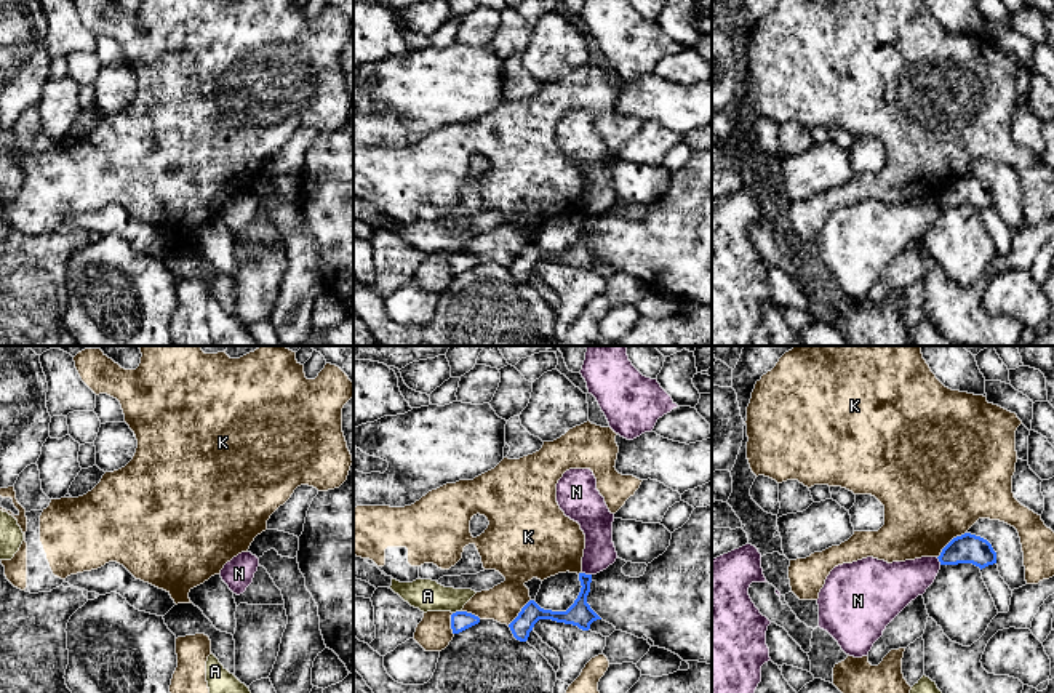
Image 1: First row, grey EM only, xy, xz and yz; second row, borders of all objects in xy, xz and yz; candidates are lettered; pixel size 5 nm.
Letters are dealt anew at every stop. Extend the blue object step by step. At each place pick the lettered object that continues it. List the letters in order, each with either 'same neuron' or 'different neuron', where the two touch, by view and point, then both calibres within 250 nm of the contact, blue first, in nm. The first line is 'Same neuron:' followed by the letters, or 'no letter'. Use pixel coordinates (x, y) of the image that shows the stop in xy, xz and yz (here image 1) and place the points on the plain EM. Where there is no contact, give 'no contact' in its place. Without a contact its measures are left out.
Same neuron: no letter
A: different neuron; contact xz (456, 253); calibres 100 and 160 nm
K: different neuron; contact yz (950, 183); calibres 150 and 480 nm
N: different neuron; contact xz (587, 216); calibres 120 and 160 nm

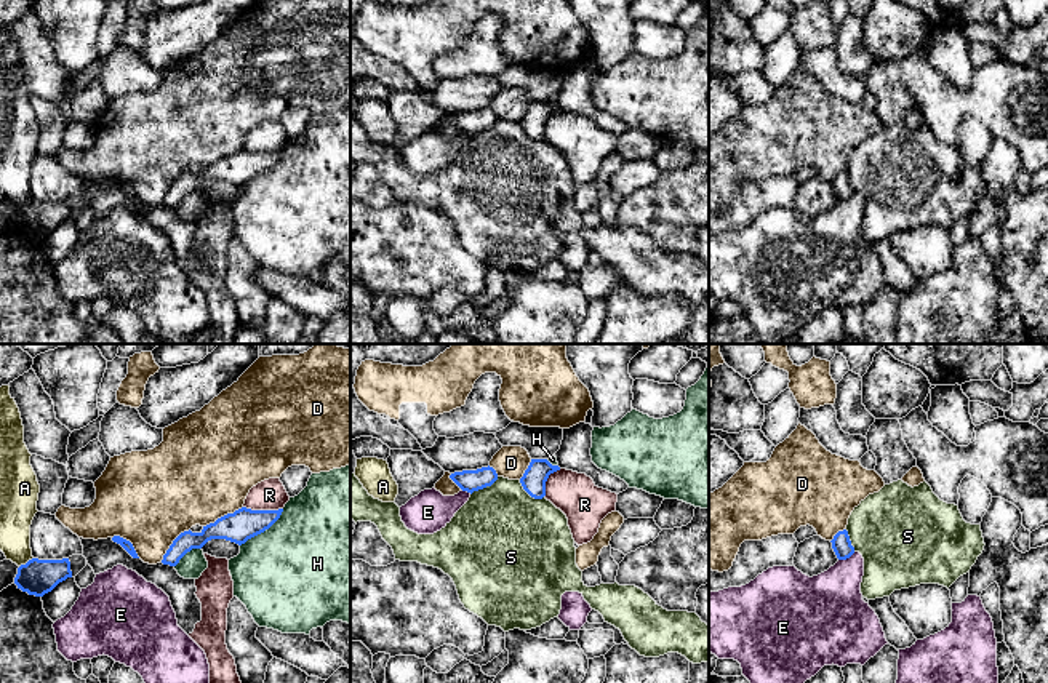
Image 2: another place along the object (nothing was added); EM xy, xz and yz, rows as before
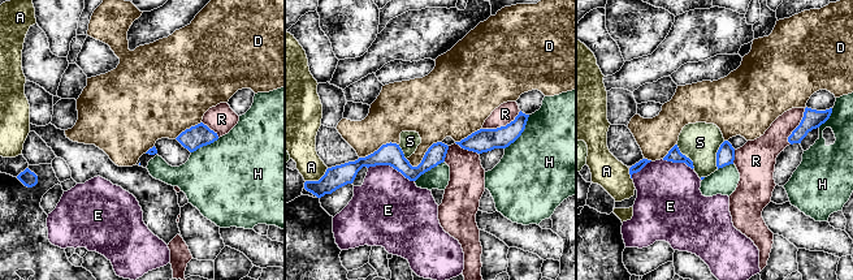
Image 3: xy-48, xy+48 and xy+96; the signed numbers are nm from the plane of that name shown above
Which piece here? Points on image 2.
Same neuron: no letter
A: different neuron; contact xy (28, 203); calibres 180 and 170 nm
D: different neuron; contact xy (224, 157); calibres 160 and 500 nm
E: different neuron; contact yz (847, 199); calibres 100 and 320 nm
H: different neuron; contact xy (263, 173); calibres 160 and 500 nm
R: different neuron; contact xy (263, 152); calibres 160 and 160 nm
S: different neuron; contact xz (484, 128); calibres 110 and 480 nm

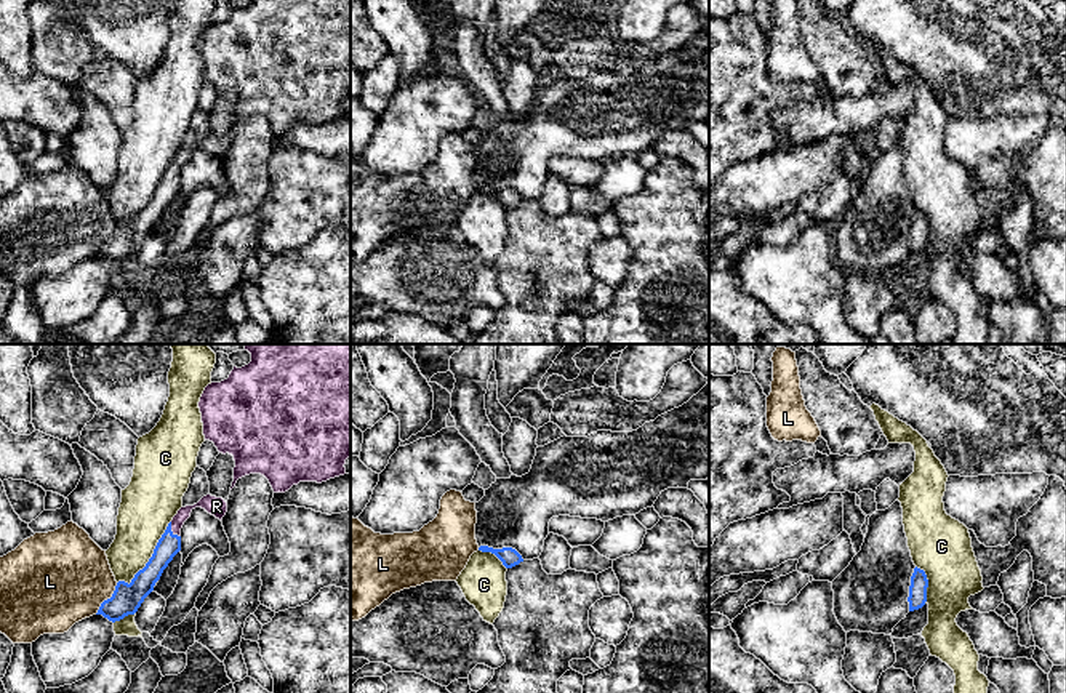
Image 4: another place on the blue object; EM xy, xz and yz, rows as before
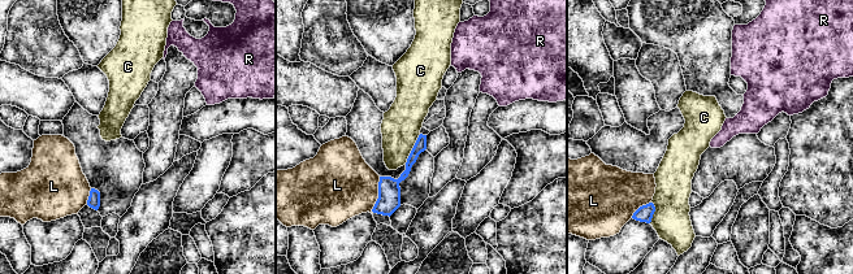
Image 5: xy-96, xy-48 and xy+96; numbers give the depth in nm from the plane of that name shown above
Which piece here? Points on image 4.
Same neuron: R
C: different neuron; contact xy (151, 199); calibres 150 and 260 nm
L: different neuron; contact xy (108, 240); calibres 150 and 460 nm
R: same neuron; contact xy (170, 172); calibres 110 and 90 nm

